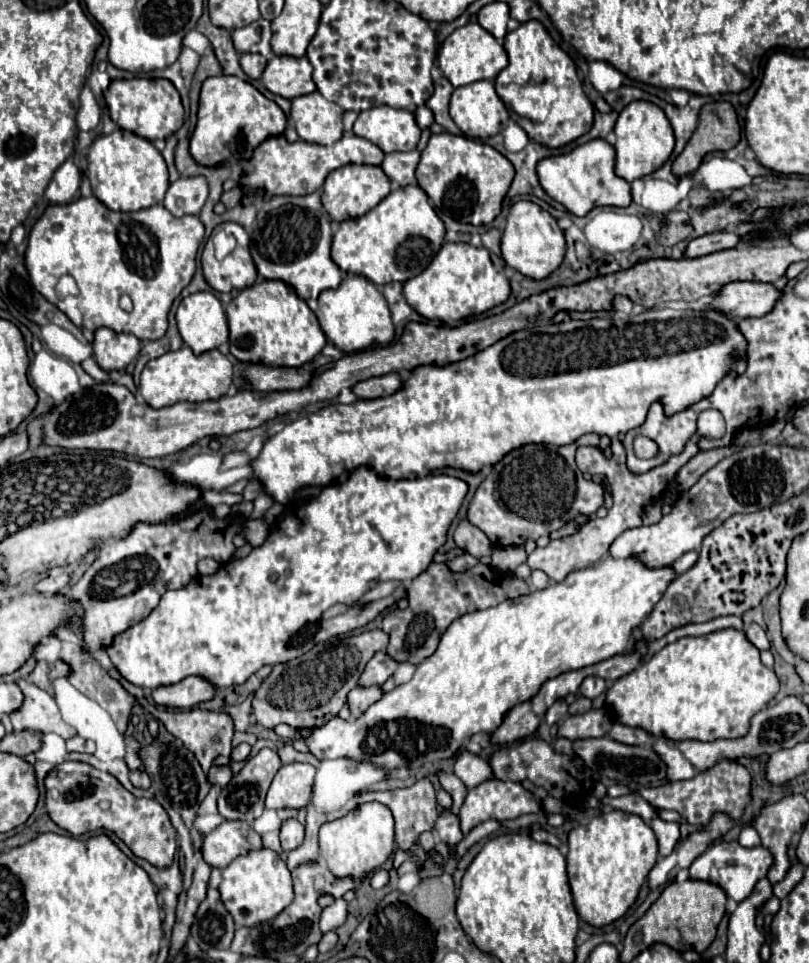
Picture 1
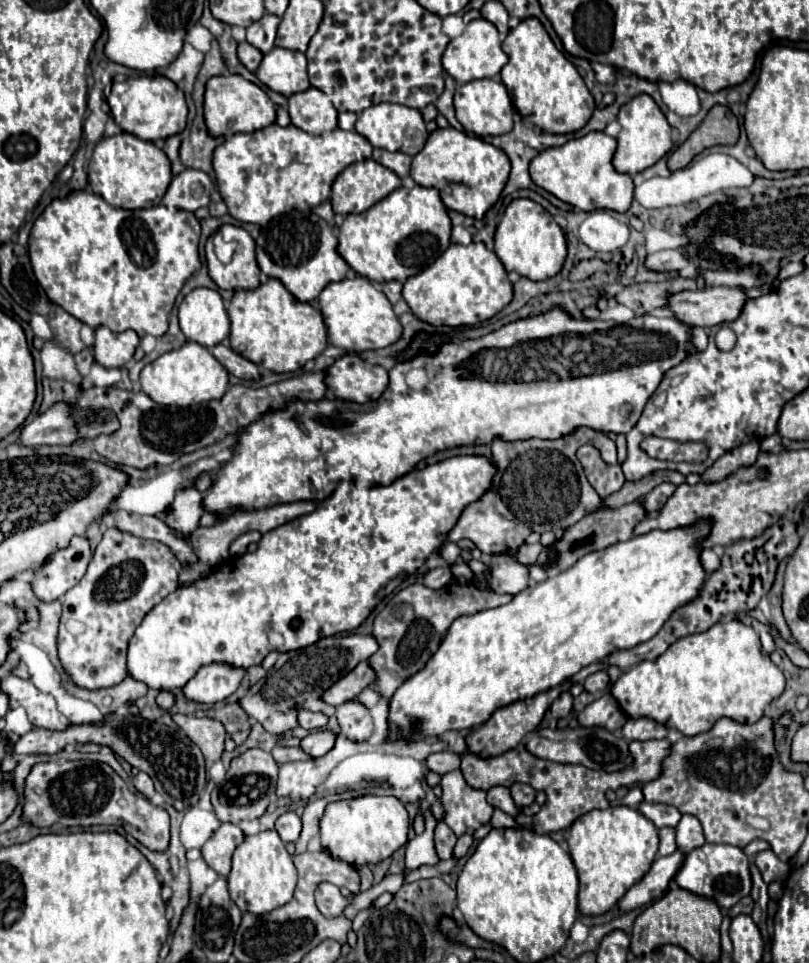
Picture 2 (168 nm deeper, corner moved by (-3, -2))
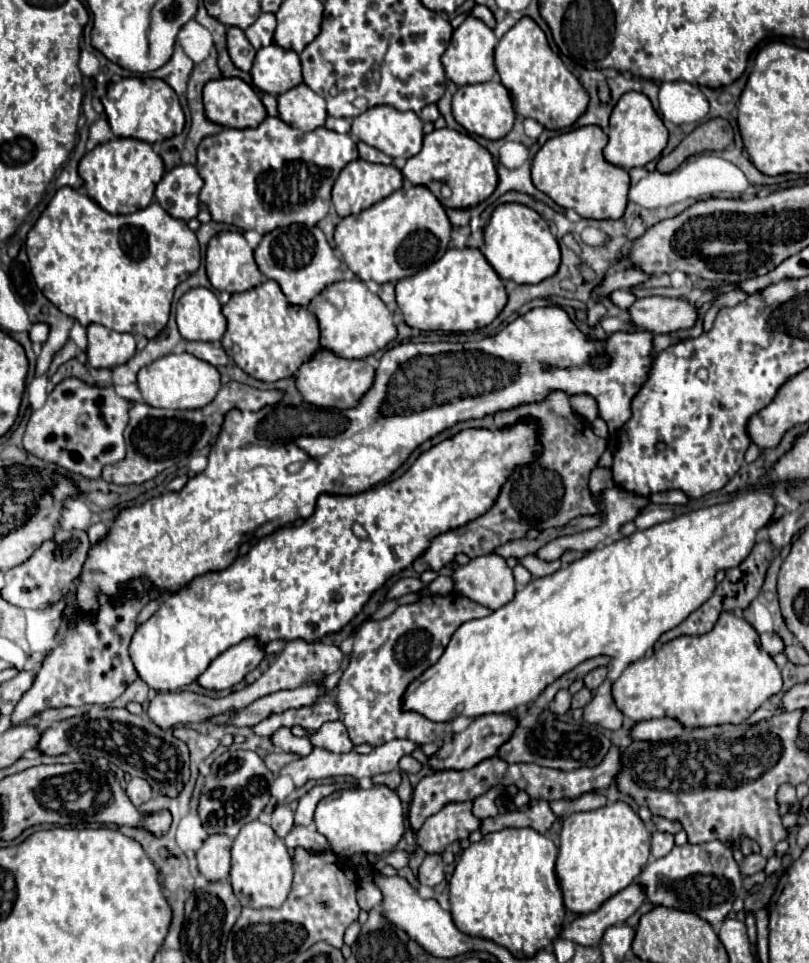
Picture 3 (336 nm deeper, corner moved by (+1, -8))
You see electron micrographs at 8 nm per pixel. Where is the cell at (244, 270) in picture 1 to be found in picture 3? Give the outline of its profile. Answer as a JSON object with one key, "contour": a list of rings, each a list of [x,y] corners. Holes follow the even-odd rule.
{"contour":[[[220,232],[218,236],[210,240],[208,250],[206,250],[206,272],[216,292],[222,292],[222,290],[230,294],[246,292],[262,282],[262,274],[252,256],[252,248],[248,246],[248,242],[244,240],[240,232]]]}

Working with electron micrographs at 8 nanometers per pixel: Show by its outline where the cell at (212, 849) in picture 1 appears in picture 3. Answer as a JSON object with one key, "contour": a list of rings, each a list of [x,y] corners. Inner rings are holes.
{"contour":[[[212,834],[196,852],[198,870],[206,880],[226,880],[230,874],[230,848],[232,838],[224,834]]]}

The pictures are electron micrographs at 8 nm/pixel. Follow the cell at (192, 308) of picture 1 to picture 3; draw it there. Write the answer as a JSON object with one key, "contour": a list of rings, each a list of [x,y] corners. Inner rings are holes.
{"contour":[[[192,288],[178,300],[176,322],[182,338],[190,342],[220,342],[226,332],[222,306],[208,288]]]}

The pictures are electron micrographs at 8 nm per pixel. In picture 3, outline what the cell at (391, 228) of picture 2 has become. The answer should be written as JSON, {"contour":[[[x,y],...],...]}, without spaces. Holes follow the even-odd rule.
{"contour":[[[412,186],[408,190],[396,190],[388,198],[376,202],[374,206],[370,206],[368,210],[360,212],[356,216],[342,218],[340,224],[336,226],[334,242],[336,242],[336,250],[340,252],[346,266],[356,276],[360,276],[364,282],[374,280],[378,284],[386,284],[386,282],[396,284],[398,280],[414,276],[416,272],[424,270],[434,260],[440,260],[442,254],[448,250],[450,230],[452,230],[450,220],[446,216],[444,206],[438,202],[438,198],[424,186]]]}

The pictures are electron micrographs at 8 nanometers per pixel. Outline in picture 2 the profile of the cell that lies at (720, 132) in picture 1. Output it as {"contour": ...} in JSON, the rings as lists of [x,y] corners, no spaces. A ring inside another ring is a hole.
{"contour":[[[714,106],[708,116],[702,120],[702,124],[688,136],[688,140],[678,146],[670,158],[668,168],[680,170],[690,164],[690,160],[700,154],[704,148],[716,146],[716,144],[736,144],[740,134],[740,126],[736,116],[726,106]]]}

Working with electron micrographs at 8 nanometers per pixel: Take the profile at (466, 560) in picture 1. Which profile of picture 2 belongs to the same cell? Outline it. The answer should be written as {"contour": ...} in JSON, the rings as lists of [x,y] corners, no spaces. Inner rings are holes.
{"contour":[[[444,566],[444,568],[434,568],[434,570],[428,570],[422,578],[422,584],[432,588],[432,590],[438,590],[442,586],[446,586],[450,582],[452,574],[450,574],[450,568]]]}

